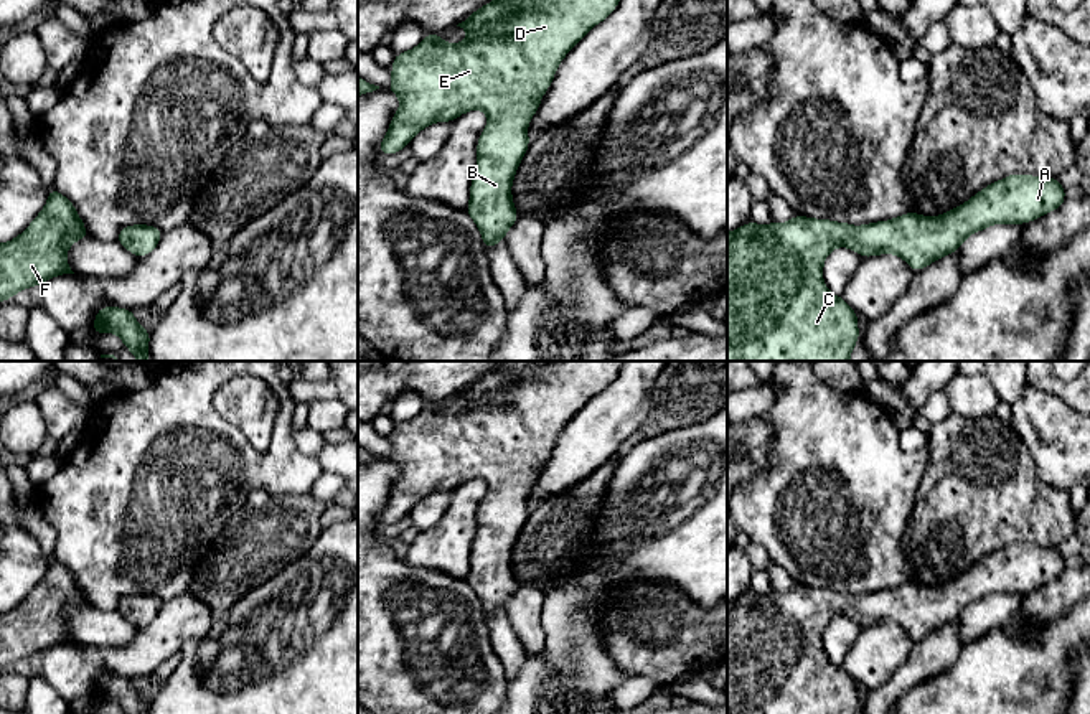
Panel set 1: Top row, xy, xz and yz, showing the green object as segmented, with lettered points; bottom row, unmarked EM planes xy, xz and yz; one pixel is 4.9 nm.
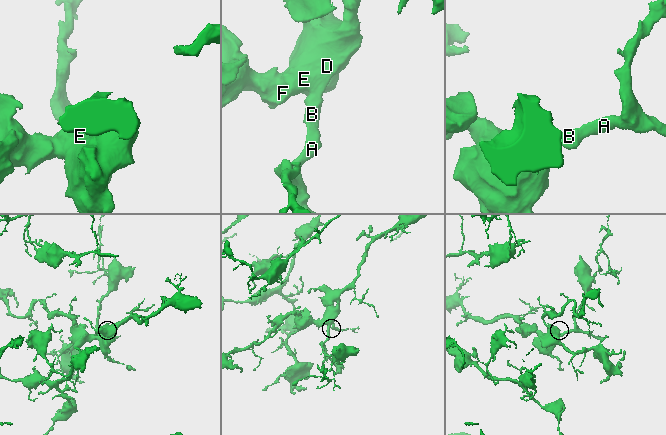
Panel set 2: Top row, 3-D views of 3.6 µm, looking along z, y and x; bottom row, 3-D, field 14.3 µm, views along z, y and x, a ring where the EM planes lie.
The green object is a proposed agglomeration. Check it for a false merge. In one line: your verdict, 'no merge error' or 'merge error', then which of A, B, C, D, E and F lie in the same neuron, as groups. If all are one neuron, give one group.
no merge error | A B C D E F

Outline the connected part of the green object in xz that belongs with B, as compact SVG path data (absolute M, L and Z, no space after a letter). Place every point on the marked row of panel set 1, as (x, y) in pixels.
M493 0L475 10L457 26L468 38L447 45L439 33L427 33L412 49L397 53L392 64L392 91L401 106L379 143L379 155L392 155L427 125L452 122L468 110L483 110L488 124L477 142L477 165L472 176L470 203L465 213L482 233L485 249L505 241L516 223L511 185L531 143L528 124L536 114L544 92L564 56L590 28L607 20L620 0Z

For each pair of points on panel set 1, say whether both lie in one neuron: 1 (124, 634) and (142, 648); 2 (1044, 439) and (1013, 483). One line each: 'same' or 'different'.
1: different
2: different

